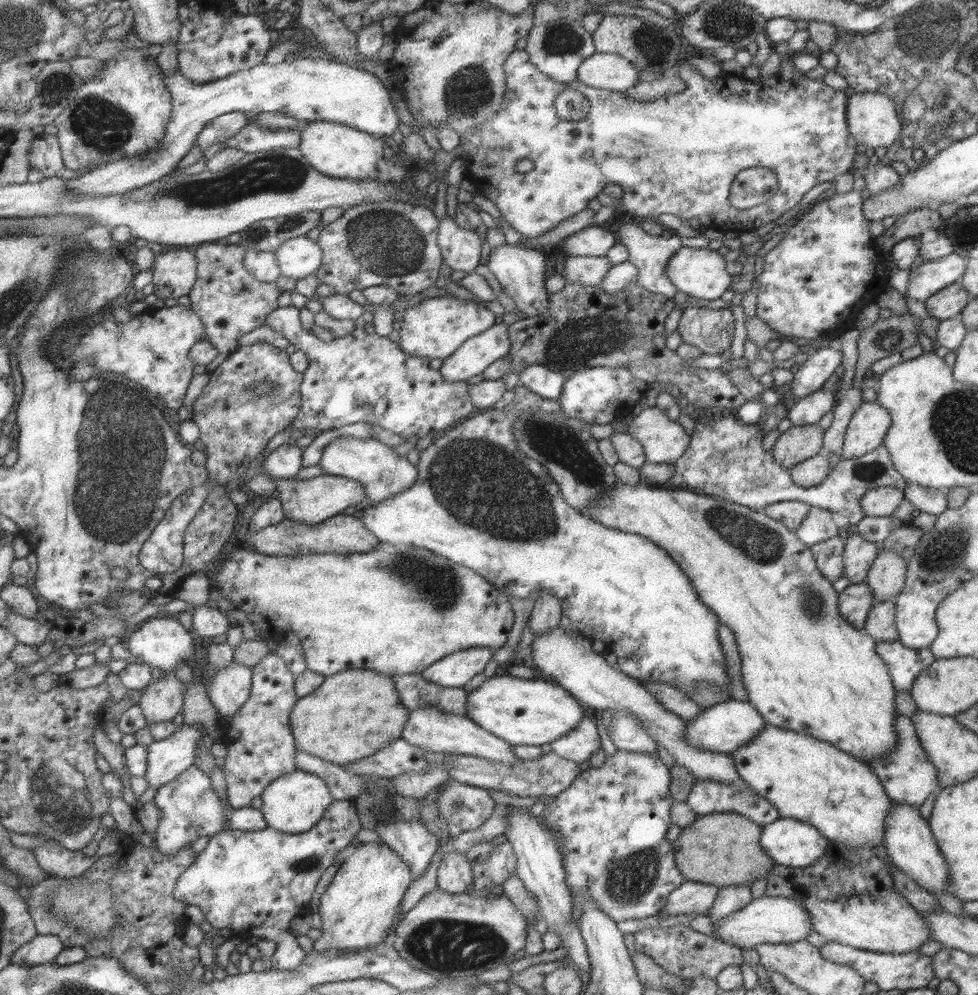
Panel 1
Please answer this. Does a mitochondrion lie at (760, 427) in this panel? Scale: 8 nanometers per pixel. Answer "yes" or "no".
no

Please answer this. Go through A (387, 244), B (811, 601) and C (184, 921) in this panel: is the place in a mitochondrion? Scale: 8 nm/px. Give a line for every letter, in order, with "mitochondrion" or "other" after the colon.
A: mitochondrion
B: mitochondrion
C: other

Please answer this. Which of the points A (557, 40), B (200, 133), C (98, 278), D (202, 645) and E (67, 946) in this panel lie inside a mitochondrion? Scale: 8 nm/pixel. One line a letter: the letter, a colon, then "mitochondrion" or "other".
A: mitochondrion
B: other
C: mitochondrion
D: other
E: other

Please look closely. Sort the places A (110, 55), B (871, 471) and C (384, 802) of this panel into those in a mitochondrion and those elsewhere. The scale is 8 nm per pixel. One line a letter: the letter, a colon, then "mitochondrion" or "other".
A: other
B: mitochondrion
C: mitochondrion

